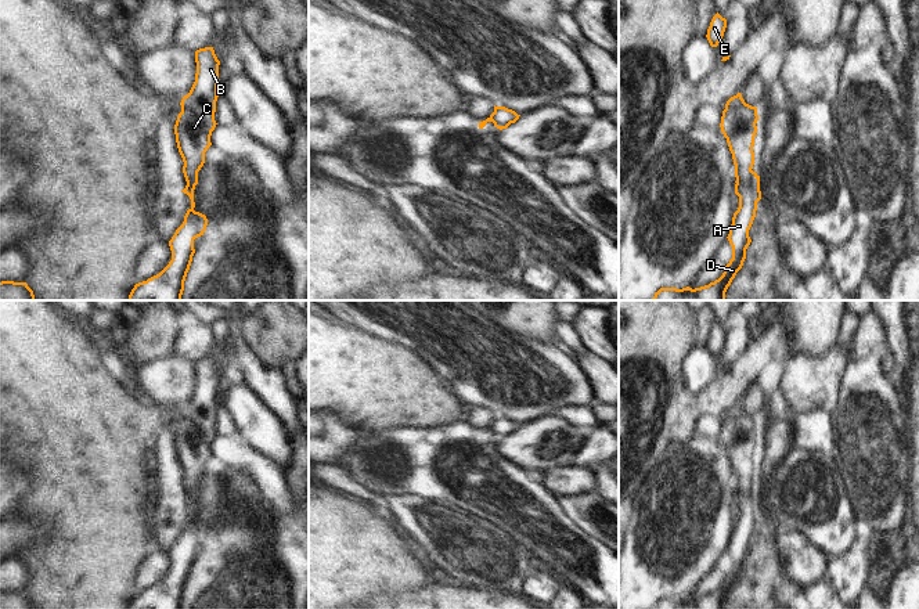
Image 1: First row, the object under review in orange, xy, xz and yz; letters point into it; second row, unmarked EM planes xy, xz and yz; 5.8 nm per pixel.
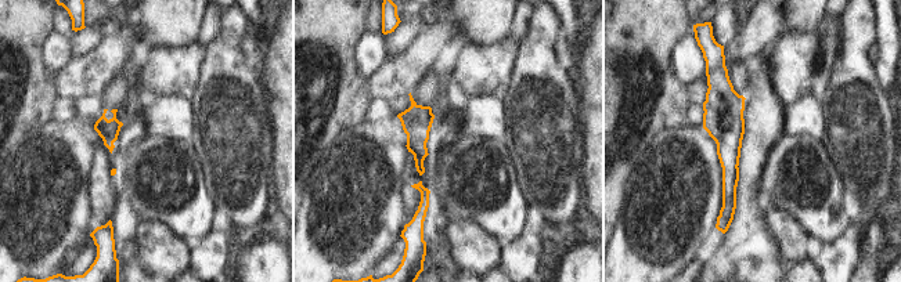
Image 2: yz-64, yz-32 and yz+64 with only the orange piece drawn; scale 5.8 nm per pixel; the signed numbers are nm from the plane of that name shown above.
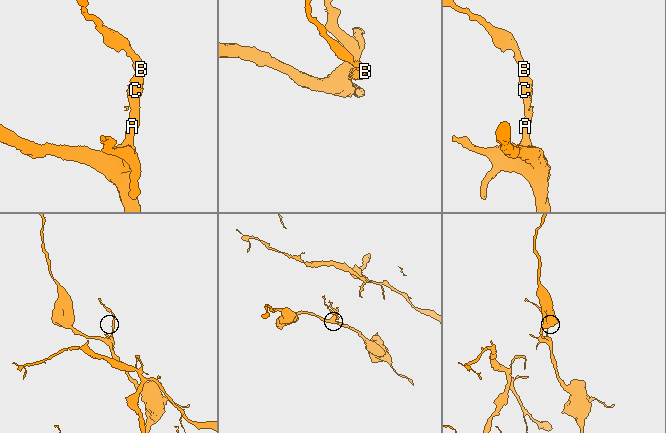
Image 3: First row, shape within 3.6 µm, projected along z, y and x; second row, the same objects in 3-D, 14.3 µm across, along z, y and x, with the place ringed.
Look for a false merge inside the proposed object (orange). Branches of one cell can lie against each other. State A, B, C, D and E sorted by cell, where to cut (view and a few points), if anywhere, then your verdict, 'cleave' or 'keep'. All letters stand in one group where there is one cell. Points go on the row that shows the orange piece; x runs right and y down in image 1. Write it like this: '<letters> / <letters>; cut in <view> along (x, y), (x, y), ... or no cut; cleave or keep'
A B C D E; no cut; keep

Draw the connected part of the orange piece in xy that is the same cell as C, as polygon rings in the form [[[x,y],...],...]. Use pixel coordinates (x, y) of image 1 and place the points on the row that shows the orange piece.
[[[205,47],[195,51],[195,62],[195,82],[180,102],[181,112],[174,125],[187,181],[181,191],[190,197],[191,208],[169,241],[172,251],[169,264],[159,274],[136,284],[127,300],[181,300],[184,281],[195,253],[194,239],[203,235],[208,226],[206,216],[194,210],[194,190],[198,184],[198,172],[205,163],[205,152],[212,145],[212,131],[217,125],[215,112],[220,61],[213,47]]]

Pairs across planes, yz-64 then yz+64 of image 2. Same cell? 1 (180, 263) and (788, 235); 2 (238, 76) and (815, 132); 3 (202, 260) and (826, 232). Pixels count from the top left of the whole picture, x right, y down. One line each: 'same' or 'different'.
1: same
2: different
3: different

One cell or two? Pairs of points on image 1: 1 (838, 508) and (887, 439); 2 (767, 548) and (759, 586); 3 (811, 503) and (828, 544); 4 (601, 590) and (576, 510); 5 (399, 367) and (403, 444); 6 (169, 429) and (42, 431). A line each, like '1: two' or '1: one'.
1: two
2: one
3: one
4: two
5: two
6: two

